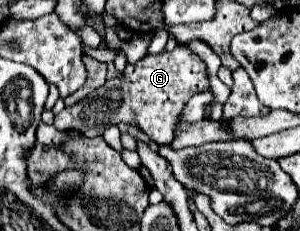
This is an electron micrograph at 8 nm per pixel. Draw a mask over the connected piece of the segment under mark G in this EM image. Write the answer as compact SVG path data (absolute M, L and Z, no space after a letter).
M178 45L170 53L162 51L158 55L148 55L142 61L128 65L120 79L110 79L80 103L64 107L56 115L56 129L80 129L86 137L96 137L102 135L110 125L124 121L142 127L142 131L148 133L148 137L156 143L170 143L174 139L174 125L184 105L190 101L190 97L204 91L210 91L204 61L200 61L200 57L196 57L196 53L190 49Z

